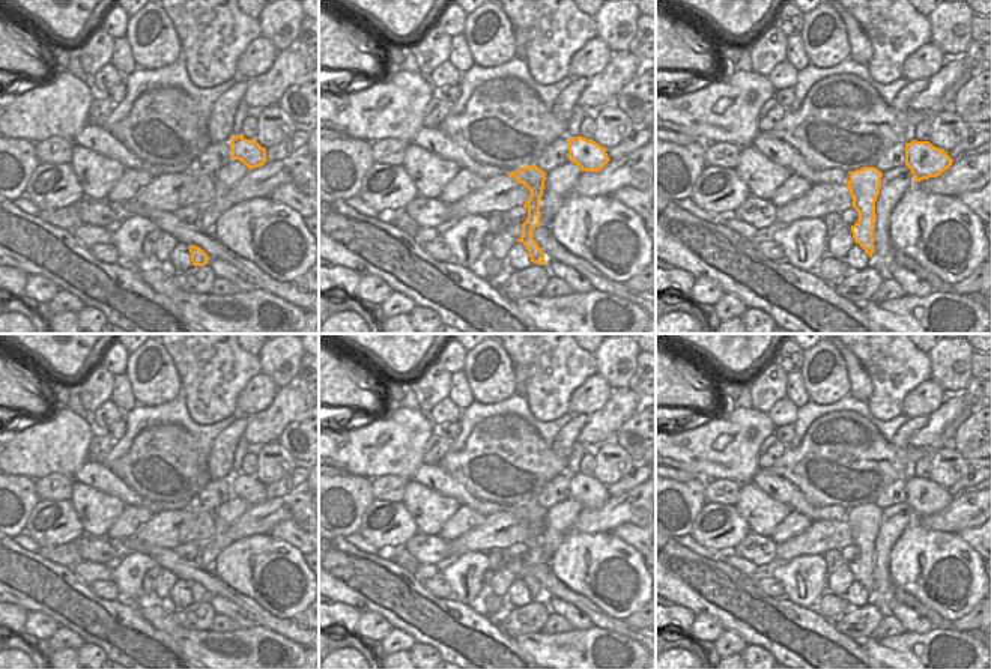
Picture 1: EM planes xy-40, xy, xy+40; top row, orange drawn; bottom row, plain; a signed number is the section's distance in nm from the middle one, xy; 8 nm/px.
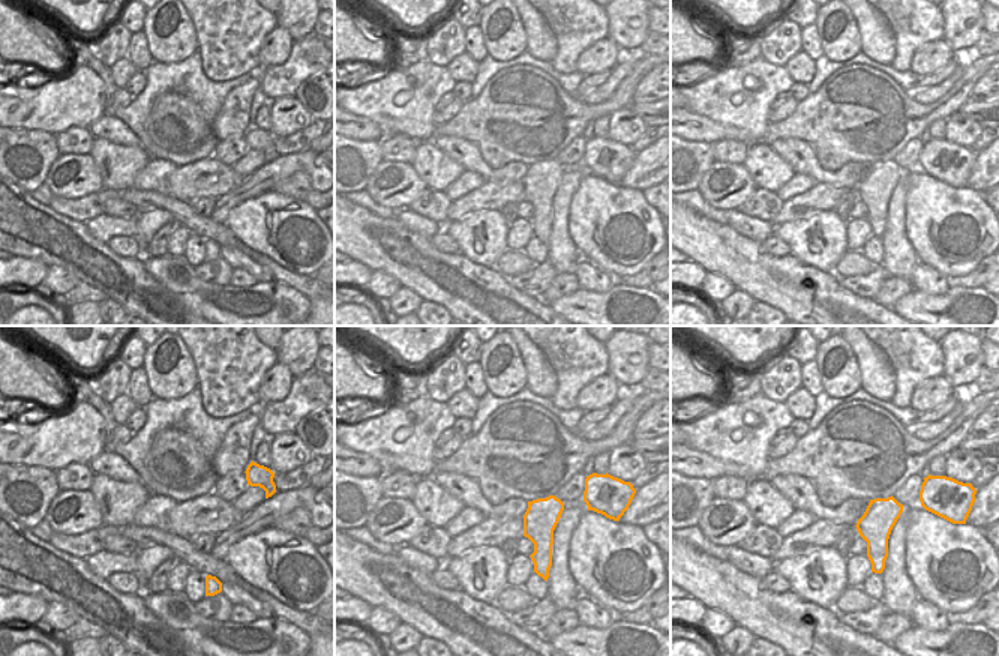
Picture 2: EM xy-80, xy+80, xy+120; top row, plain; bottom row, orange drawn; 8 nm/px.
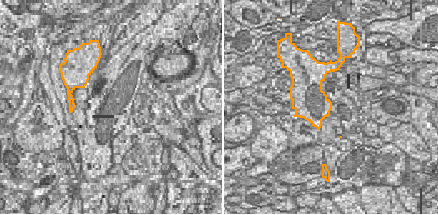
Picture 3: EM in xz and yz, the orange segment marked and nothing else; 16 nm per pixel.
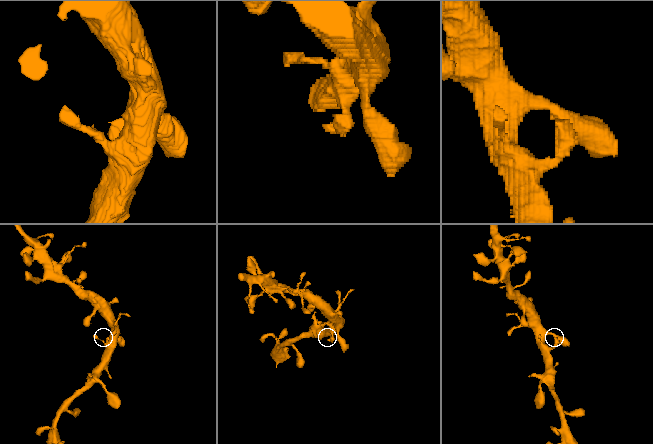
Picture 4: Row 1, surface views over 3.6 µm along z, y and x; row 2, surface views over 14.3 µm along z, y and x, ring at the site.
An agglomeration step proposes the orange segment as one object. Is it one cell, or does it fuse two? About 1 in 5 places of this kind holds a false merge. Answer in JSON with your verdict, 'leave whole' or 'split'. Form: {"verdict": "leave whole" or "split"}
{"verdict": "leave whole"}

